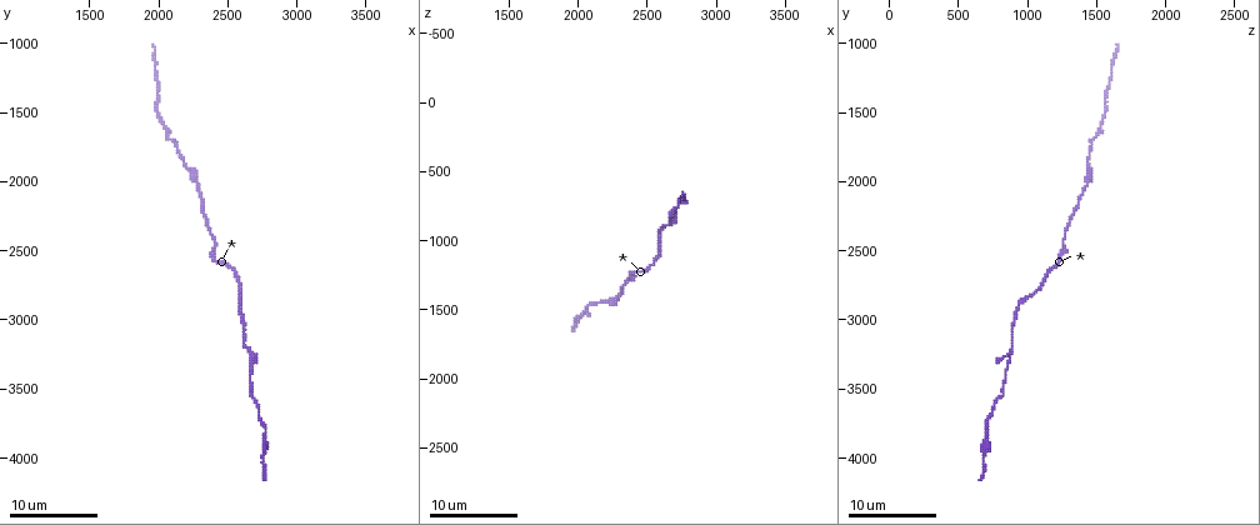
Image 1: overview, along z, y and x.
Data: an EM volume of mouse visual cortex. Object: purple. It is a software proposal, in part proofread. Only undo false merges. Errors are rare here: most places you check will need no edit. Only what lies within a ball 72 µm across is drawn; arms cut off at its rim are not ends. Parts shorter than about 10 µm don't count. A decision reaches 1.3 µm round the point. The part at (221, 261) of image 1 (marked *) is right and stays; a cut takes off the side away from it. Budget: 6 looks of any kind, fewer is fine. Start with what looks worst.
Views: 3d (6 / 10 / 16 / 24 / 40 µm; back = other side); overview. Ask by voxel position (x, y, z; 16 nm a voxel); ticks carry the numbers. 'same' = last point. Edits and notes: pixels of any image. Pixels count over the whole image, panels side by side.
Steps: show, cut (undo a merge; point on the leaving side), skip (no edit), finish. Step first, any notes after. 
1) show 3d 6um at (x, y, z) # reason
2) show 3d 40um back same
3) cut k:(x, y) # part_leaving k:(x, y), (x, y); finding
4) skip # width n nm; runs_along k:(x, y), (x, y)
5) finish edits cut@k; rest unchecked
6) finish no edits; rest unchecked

show 3d 6um at (2680, 3320, 880)

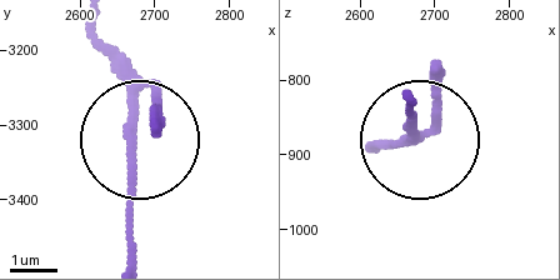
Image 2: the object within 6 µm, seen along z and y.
skip # runs_along 2:(90, 26), (138, 145), (126, 253); continuous, no second neuron

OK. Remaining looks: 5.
show 3d 16um at (2220, 1920, 1420) # sudden change in width

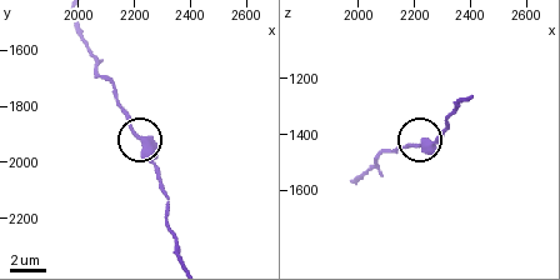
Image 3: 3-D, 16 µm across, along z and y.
show 3d 6um at (2220, 1910, 1430)

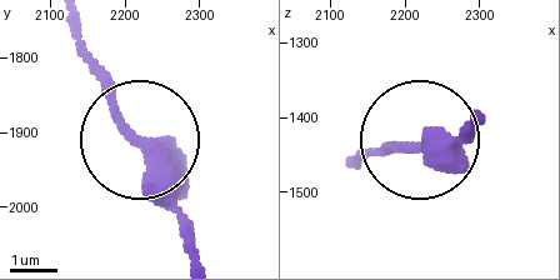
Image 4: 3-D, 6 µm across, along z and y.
skip # runs_along 4:(195, 254), (166, 171), (79, 44); all the same neuron

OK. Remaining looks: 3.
show 3d 6um at (2780, 3800, 680) # thick turns thin

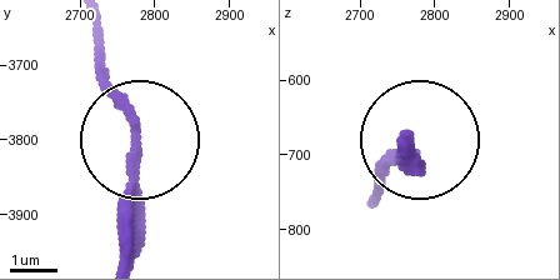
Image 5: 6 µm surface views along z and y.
skip # runs_along 5:(99, 26), (99, 61), (135, 145), (135, 253); continuous, no second neuron

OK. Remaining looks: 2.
finish no edits; rest unchecked

